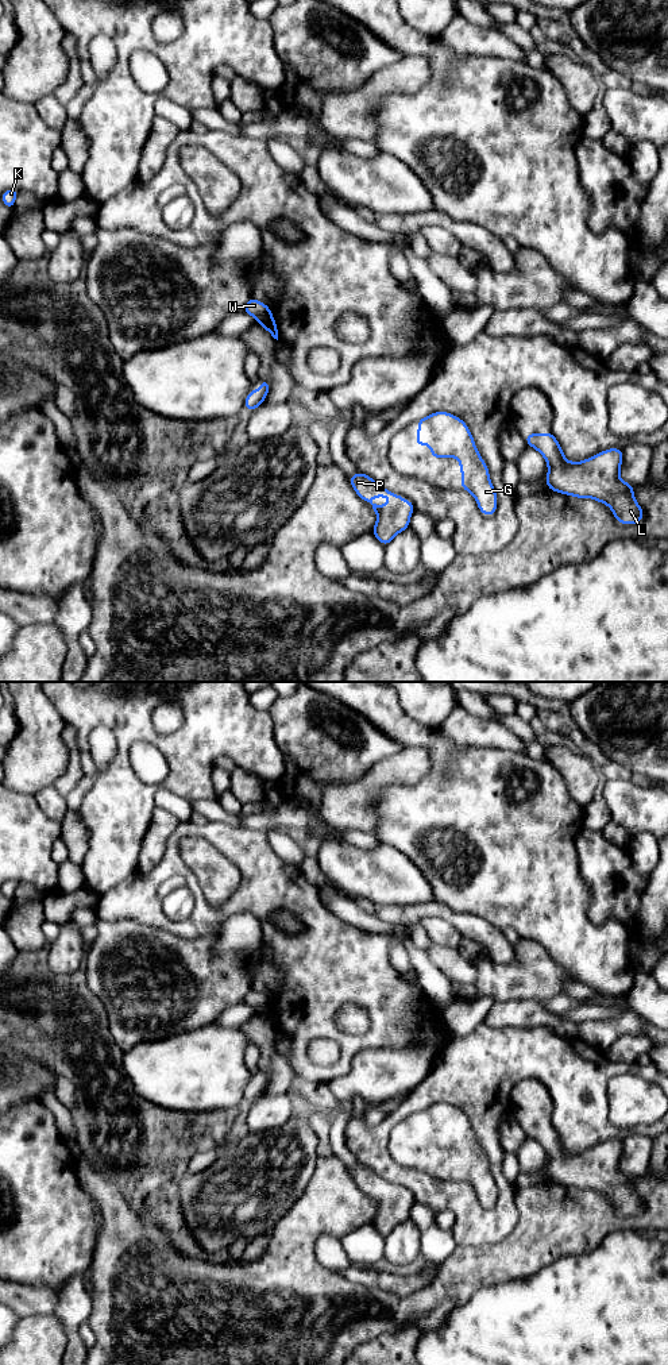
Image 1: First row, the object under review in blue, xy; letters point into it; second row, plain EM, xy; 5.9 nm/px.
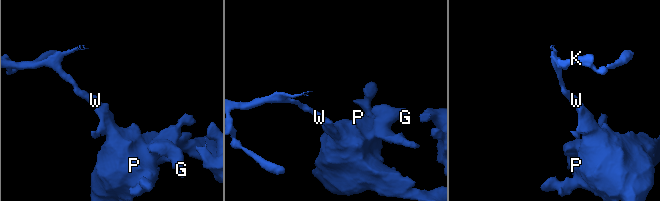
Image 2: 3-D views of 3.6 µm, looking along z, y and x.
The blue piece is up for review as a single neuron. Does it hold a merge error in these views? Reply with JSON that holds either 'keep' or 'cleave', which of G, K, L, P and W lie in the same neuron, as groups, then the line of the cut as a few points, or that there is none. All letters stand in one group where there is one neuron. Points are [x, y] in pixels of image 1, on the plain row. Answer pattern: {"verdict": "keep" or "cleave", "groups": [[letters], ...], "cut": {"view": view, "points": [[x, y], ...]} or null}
{"verdict": "cleave", "groups": [["G", "L", "P"], ["K", "W"]], "cut": {"view": "xy", "points": [[271, 1006], [262, 1015]]}}

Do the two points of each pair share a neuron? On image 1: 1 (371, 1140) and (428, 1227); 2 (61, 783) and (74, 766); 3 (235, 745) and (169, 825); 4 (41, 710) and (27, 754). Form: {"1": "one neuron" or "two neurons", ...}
{"1": "two neurons", "2": "one neuron", "3": "two neurons", "4": "one neuron"}

